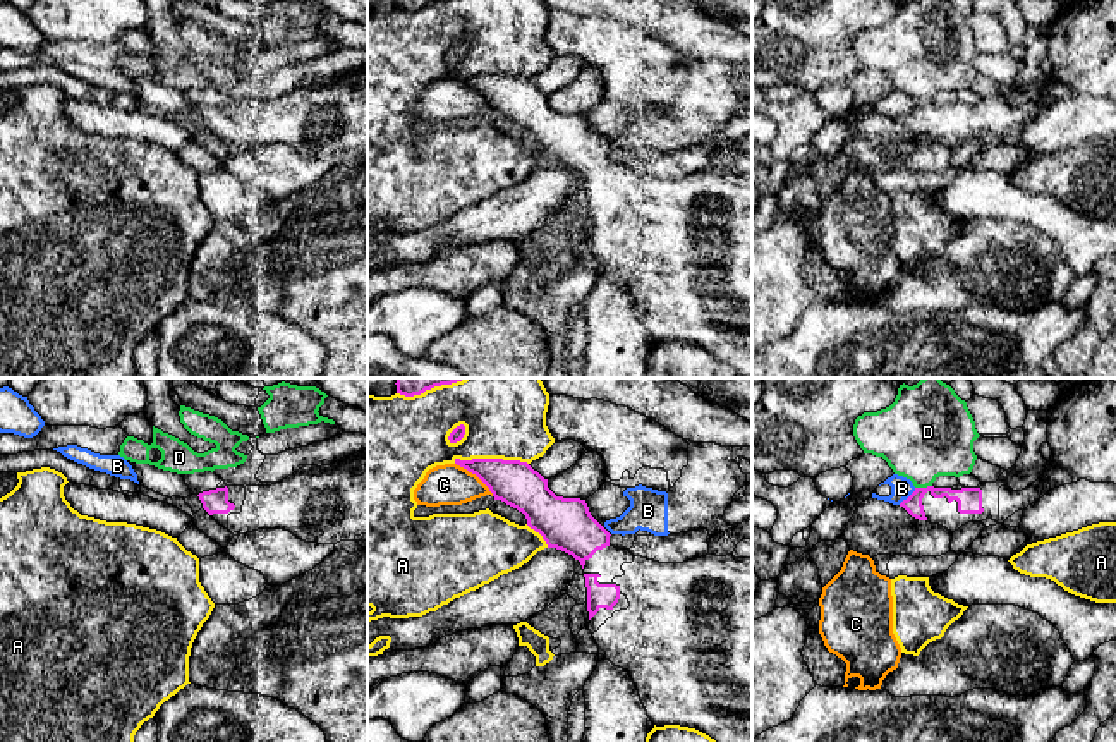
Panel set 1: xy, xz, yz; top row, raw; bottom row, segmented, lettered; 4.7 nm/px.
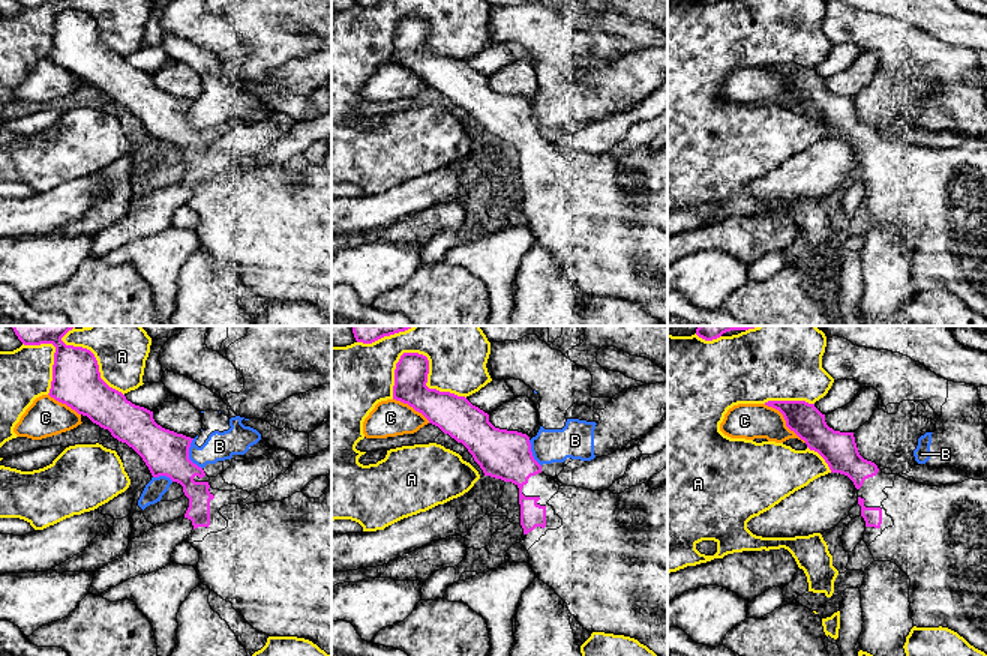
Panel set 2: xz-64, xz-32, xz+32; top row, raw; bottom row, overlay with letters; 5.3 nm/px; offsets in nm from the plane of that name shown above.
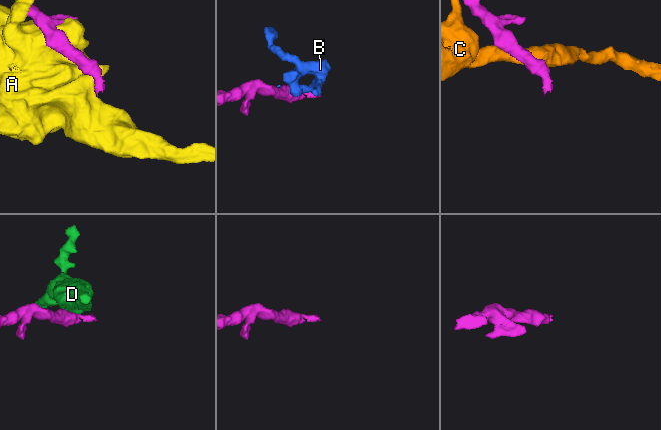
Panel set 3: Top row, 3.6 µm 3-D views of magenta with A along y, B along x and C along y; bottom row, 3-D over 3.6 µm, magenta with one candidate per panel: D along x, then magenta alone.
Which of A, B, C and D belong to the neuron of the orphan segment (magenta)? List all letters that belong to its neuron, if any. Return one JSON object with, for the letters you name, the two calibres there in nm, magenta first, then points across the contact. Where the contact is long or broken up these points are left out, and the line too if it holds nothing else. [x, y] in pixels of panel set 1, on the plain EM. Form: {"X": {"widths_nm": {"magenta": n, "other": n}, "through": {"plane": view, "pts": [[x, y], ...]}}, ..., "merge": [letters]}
{"merge": []}

